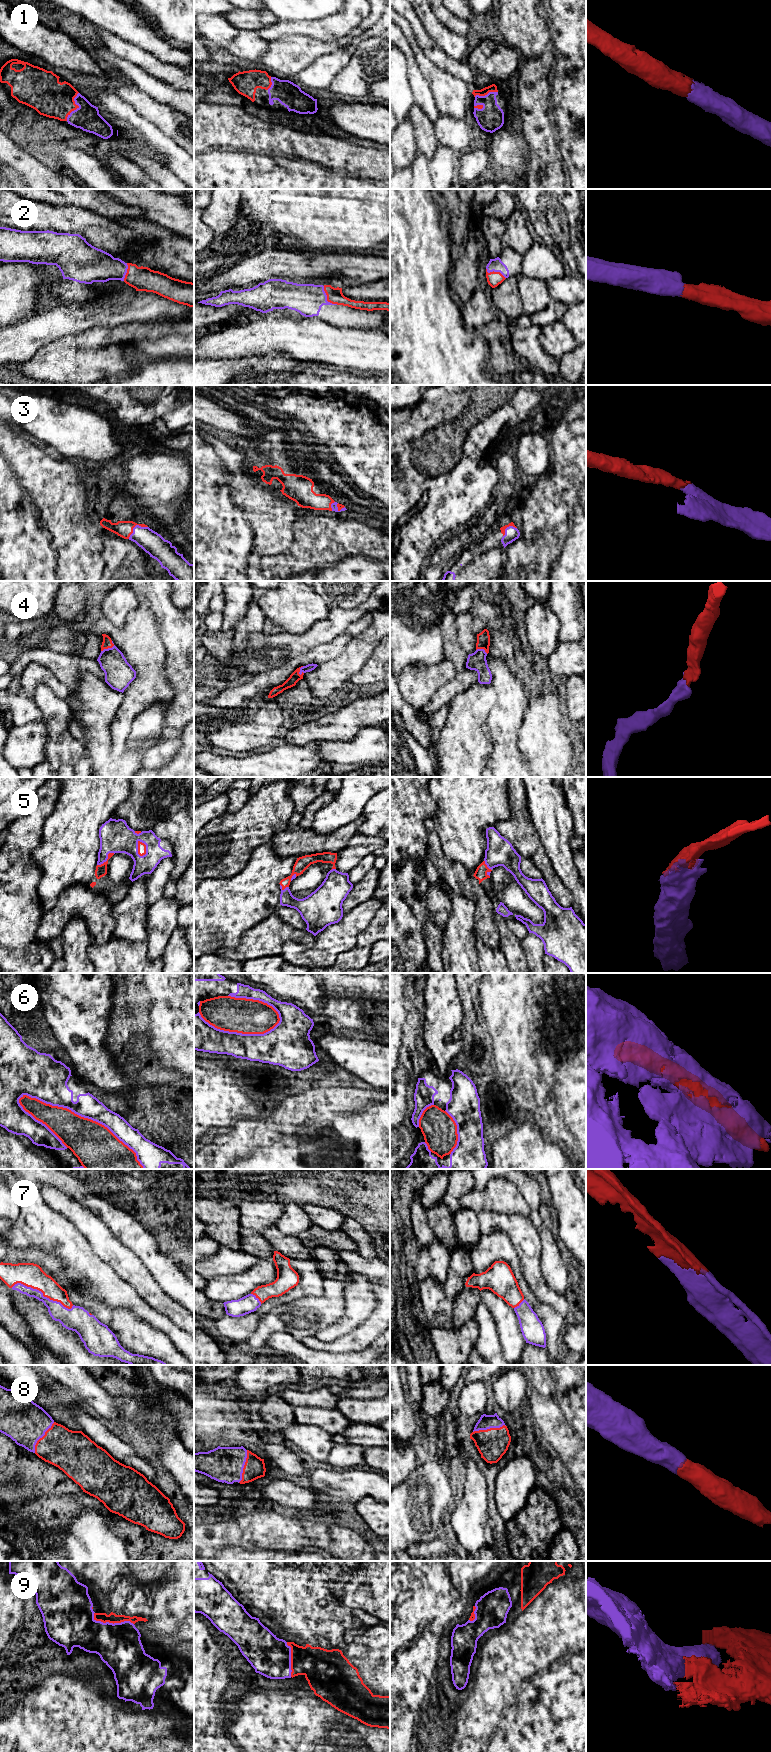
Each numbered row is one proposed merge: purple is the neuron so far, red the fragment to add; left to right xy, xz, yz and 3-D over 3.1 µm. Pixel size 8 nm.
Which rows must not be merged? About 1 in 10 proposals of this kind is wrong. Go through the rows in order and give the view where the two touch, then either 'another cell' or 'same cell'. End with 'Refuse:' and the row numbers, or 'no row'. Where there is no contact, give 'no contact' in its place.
1: meets purple in xy; same cell
2: meets purple in xz; same cell
3: meets purple in xy; same cell
4: meets purple in xy; same cell
5: meets purple in xy; same cell
6: meets purple in xy; same cell
7: meets purple in xy; same cell
8: meets purple in xy; same cell
9: meets purple in xy; same cell
Refuse: no row

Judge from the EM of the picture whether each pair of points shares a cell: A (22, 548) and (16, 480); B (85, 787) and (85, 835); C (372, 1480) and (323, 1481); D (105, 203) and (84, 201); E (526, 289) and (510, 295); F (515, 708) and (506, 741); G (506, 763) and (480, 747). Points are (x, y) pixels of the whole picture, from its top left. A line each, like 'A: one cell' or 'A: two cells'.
A: one cell
B: one cell
C: one cell
D: one cell
E: two cells
F: one cell
G: two cells

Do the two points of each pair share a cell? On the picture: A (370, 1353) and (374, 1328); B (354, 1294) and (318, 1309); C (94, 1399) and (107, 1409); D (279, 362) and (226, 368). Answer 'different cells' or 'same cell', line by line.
A: different cells
B: different cells
C: same cell
D: same cell

